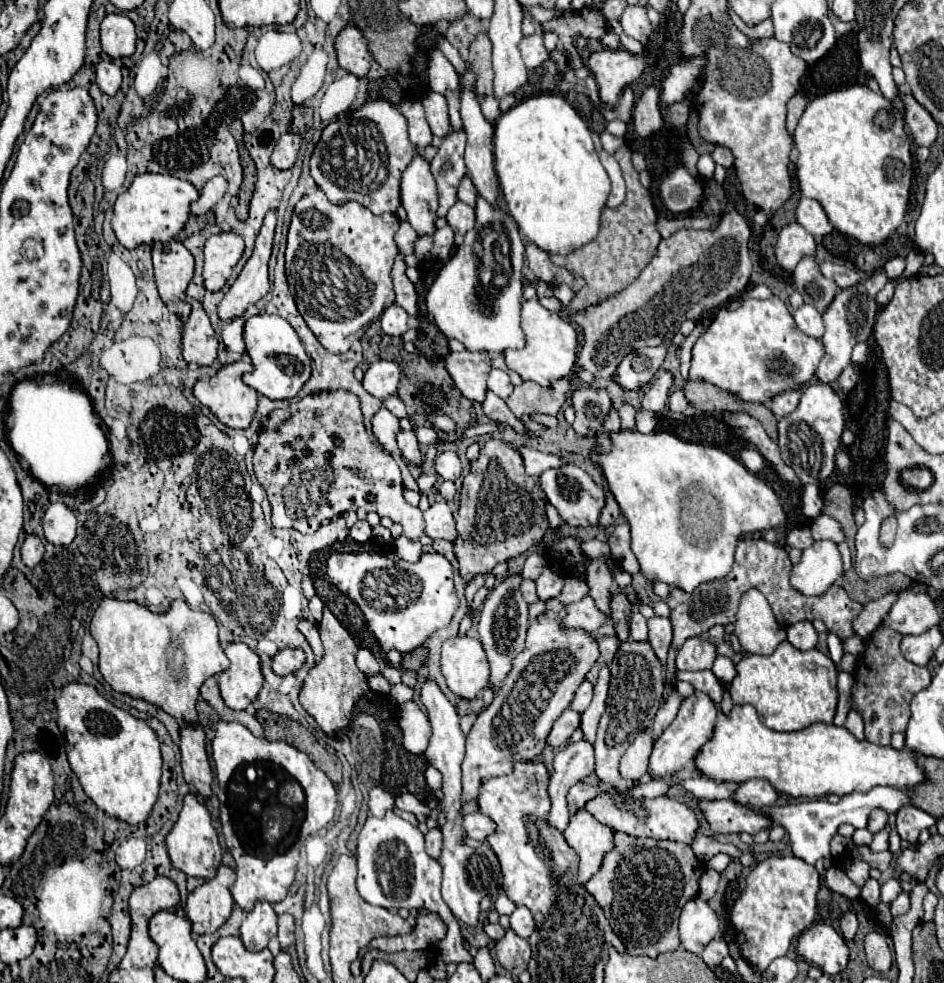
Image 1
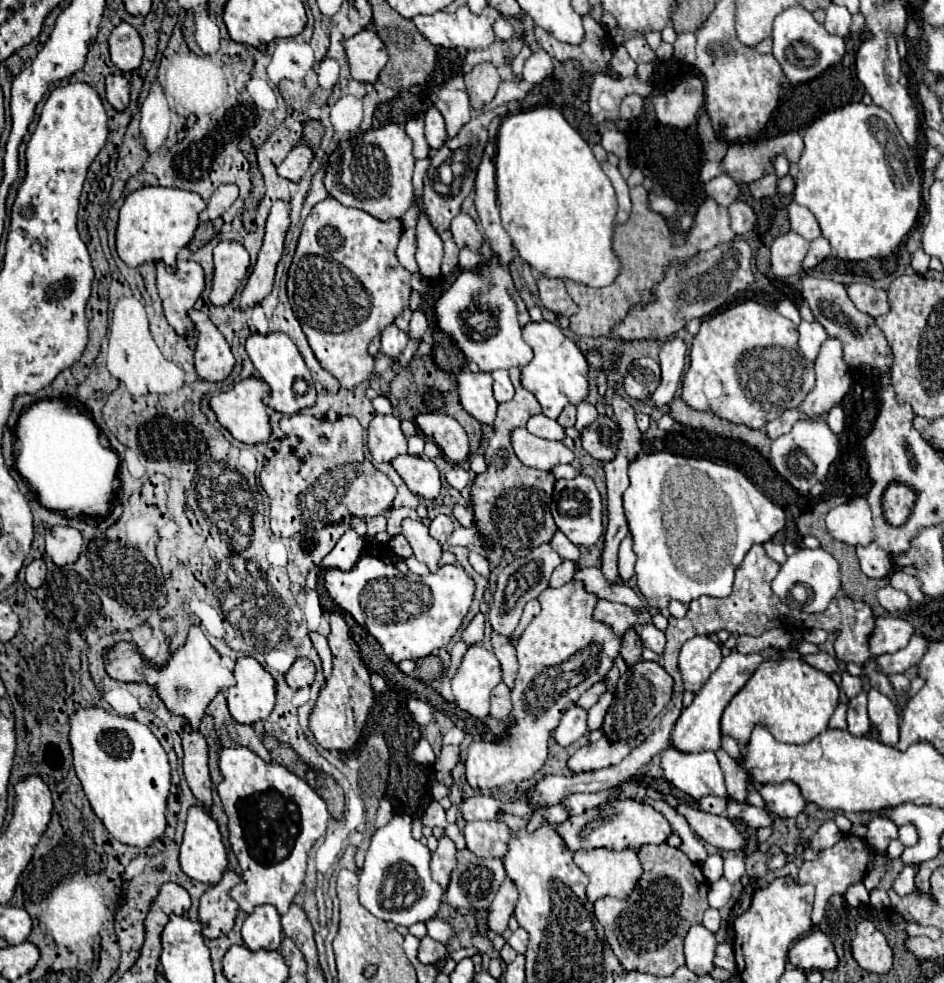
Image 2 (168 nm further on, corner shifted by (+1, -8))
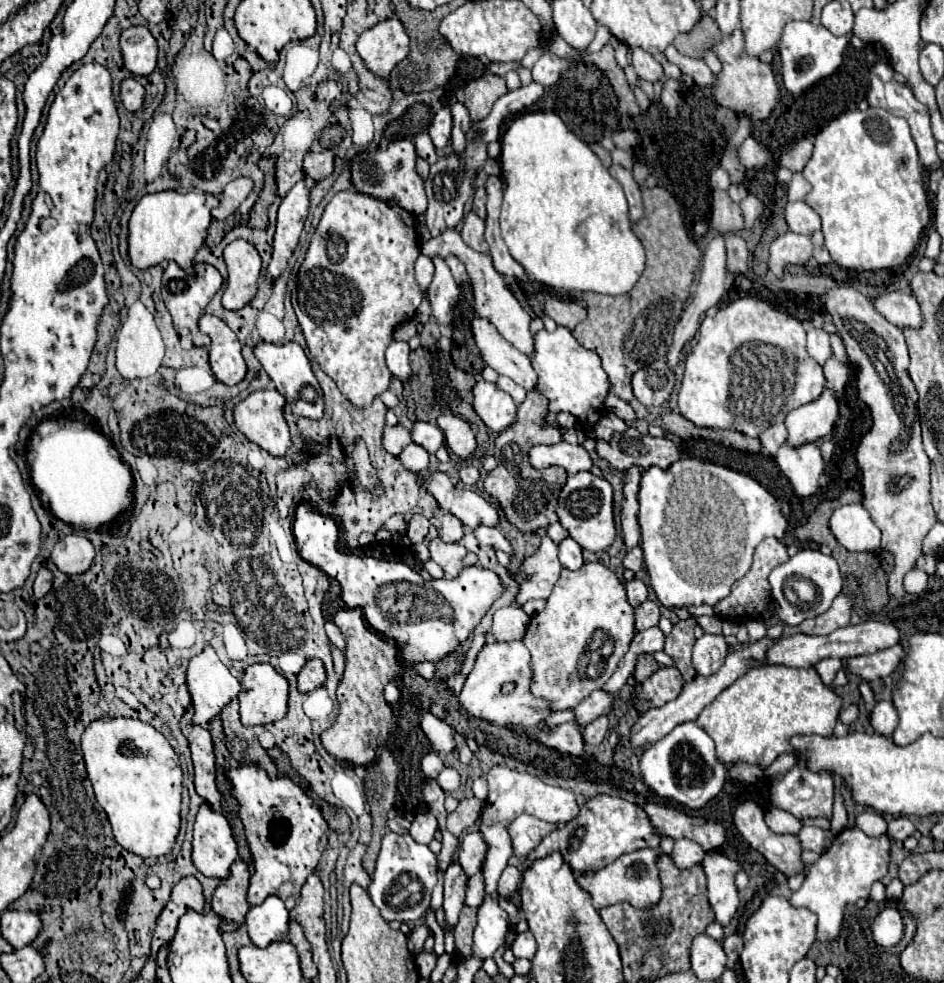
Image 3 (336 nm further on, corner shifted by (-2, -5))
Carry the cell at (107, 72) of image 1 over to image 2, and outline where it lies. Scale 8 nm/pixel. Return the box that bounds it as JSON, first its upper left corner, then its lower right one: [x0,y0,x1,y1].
[106,74,130,110]

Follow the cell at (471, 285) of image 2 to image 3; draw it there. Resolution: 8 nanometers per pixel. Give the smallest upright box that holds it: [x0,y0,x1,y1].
[471,315,537,391]

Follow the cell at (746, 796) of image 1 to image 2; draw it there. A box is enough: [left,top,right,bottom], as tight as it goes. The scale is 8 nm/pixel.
[760,780,808,818]

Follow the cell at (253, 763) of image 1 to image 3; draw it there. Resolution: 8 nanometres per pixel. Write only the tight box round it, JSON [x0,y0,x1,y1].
[227,761,327,909]

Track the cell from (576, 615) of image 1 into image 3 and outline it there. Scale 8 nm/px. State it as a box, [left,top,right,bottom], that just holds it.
[635,601,659,631]

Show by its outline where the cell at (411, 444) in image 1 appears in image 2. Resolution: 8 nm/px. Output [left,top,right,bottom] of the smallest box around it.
[392,454,440,500]

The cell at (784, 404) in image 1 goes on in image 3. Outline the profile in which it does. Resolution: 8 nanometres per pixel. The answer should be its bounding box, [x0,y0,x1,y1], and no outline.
[761,423,787,455]

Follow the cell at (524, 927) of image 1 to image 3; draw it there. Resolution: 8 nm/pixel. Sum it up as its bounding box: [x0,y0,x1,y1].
[511,931,537,959]

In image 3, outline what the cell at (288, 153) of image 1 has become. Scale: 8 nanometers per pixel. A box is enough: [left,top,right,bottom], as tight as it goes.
[303,149,335,181]

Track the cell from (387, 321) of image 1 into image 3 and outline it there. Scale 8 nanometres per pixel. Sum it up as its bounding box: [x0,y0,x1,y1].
[387,341,411,379]

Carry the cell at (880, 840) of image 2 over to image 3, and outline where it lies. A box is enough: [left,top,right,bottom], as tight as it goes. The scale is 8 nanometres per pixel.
[887,817,915,841]

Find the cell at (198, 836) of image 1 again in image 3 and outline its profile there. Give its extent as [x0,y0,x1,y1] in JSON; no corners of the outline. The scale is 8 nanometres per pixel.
[191,803,237,879]

